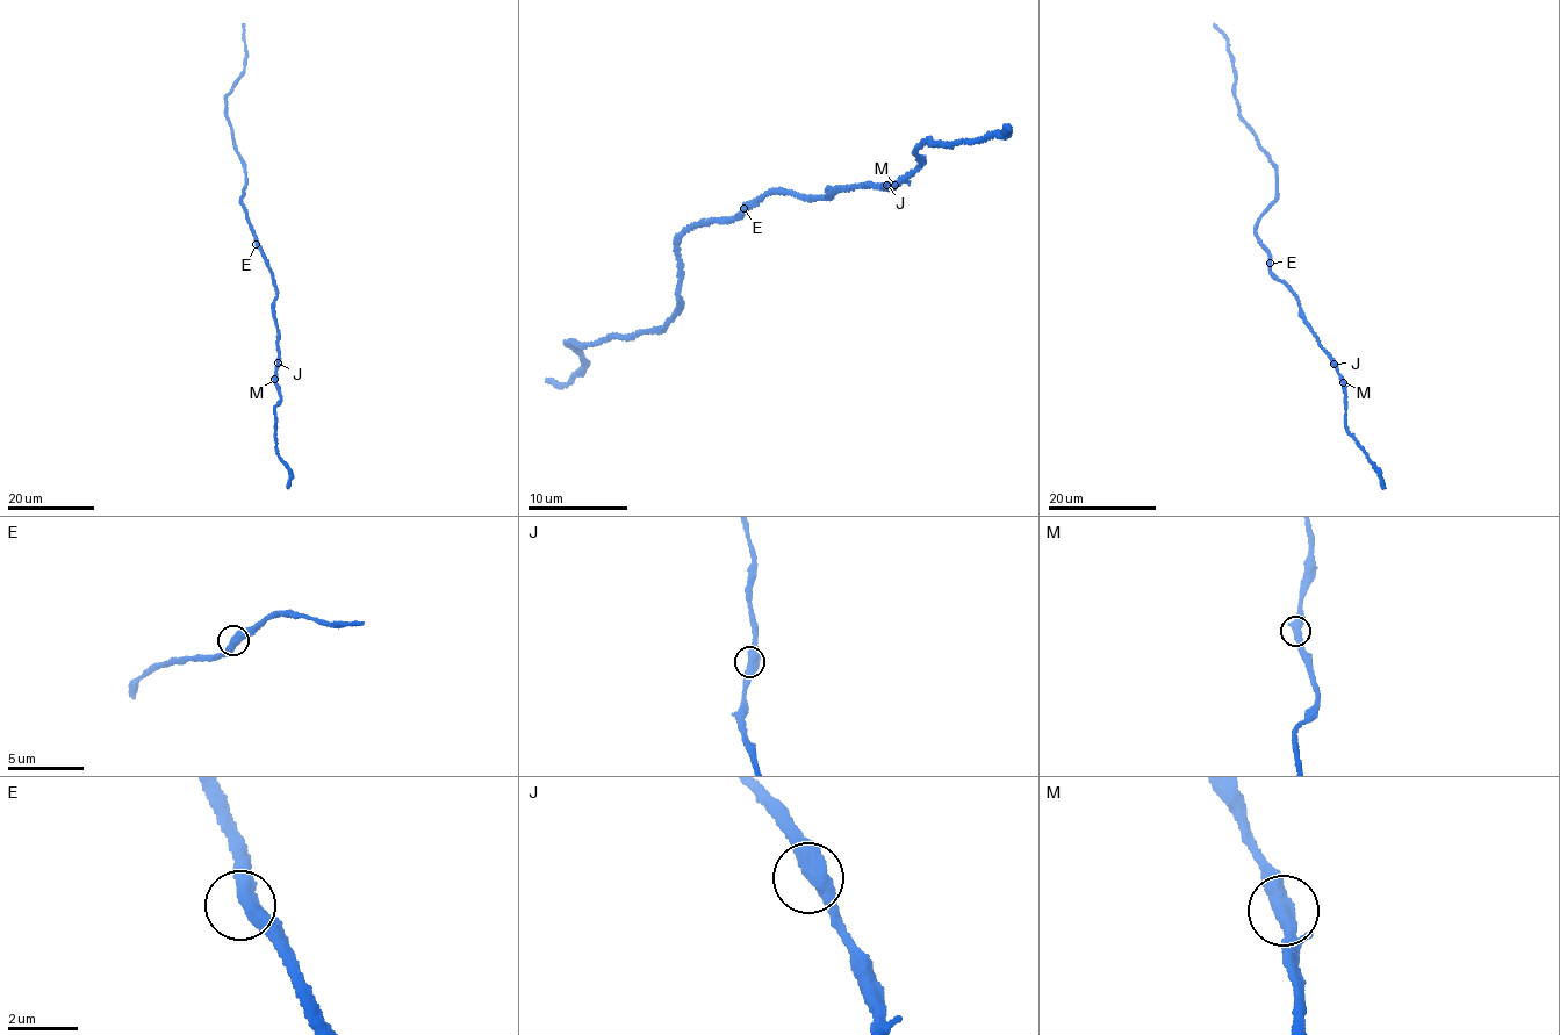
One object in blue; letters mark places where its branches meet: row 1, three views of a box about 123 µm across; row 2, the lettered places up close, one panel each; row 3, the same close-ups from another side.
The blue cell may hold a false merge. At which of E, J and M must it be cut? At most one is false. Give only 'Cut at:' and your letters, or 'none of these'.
Cut at: none of these

